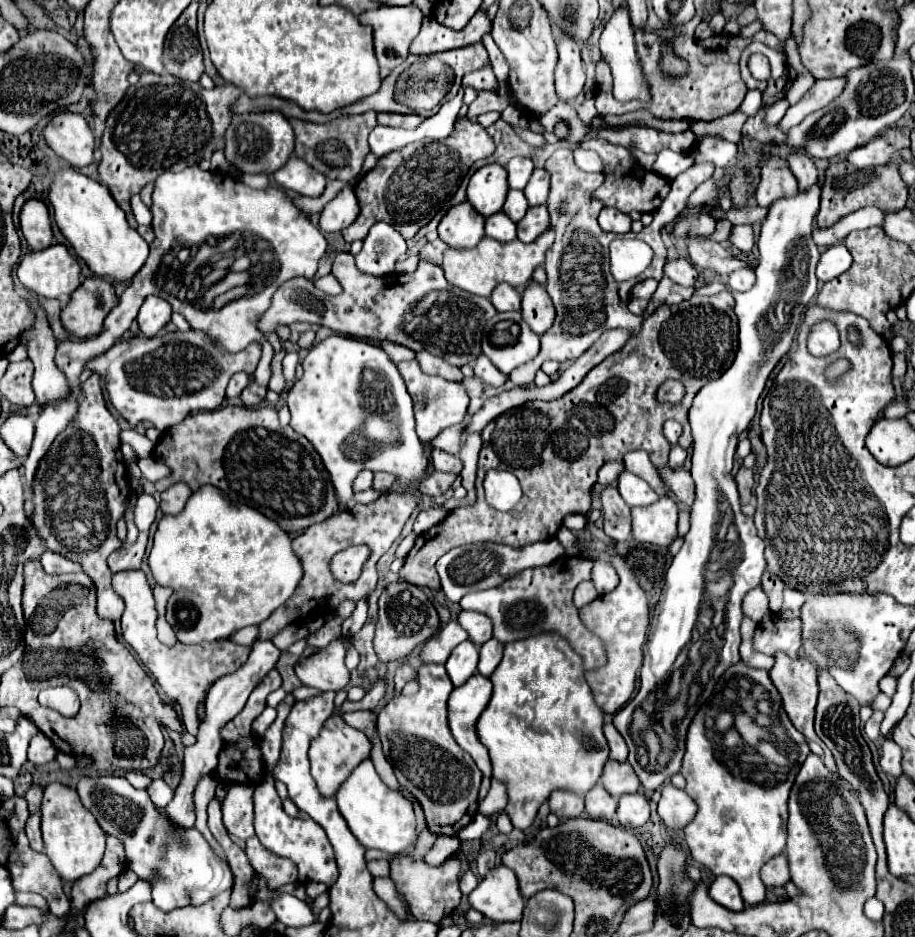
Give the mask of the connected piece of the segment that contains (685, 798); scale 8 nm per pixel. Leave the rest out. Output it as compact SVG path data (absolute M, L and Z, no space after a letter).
M674 785L662 787L662 797L658 801L658 815L662 817L664 825L670 831L684 829L696 815L696 803L690 799L690 795L682 789L676 789Z

